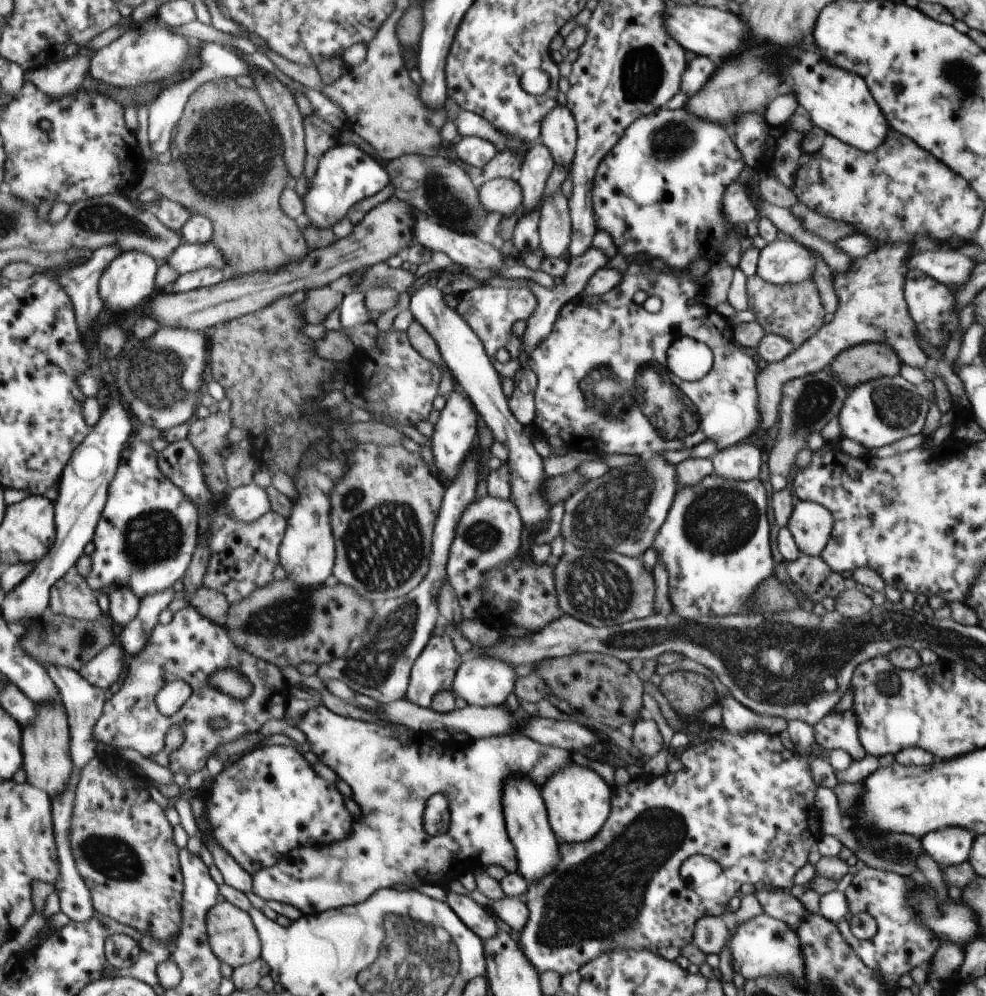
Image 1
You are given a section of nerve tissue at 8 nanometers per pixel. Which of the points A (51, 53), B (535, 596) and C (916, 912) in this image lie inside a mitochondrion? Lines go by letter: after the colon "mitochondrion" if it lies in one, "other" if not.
A: other
B: other
C: other

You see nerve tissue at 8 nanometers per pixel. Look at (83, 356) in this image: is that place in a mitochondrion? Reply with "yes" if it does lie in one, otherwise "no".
no

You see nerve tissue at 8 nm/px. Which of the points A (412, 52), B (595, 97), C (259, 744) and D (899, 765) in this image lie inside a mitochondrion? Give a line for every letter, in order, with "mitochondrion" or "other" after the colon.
A: other
B: other
C: other
D: other

